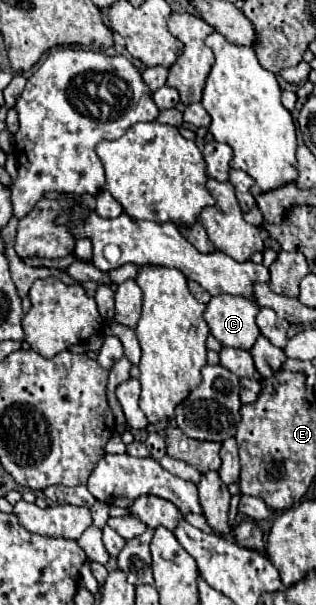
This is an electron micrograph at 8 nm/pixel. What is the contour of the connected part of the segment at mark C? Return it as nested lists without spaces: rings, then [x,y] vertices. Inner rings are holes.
[[[217,295],[211,297],[205,309],[205,321],[213,337],[223,347],[235,347],[249,351],[259,337],[255,317],[259,313],[257,303],[241,295]]]

